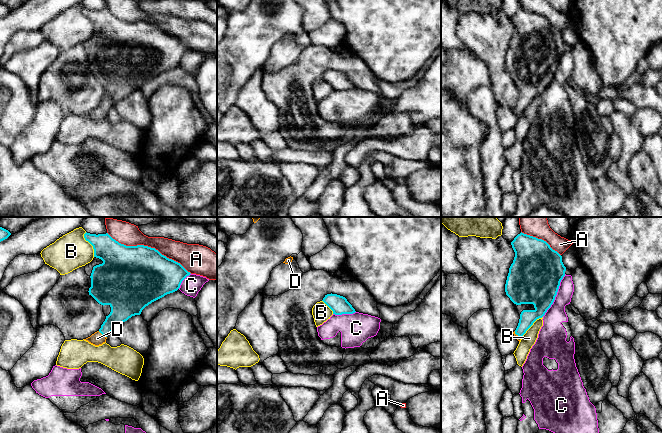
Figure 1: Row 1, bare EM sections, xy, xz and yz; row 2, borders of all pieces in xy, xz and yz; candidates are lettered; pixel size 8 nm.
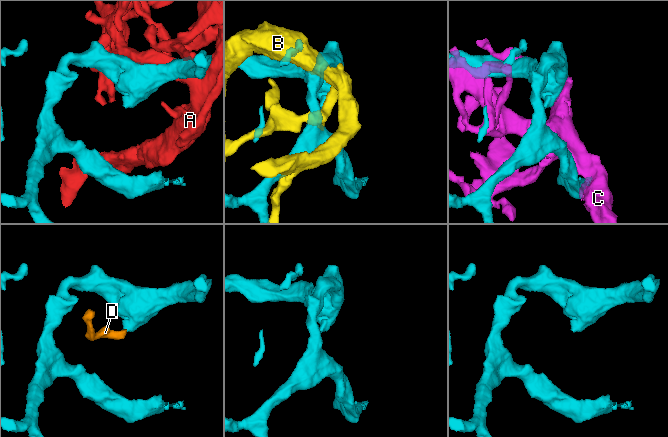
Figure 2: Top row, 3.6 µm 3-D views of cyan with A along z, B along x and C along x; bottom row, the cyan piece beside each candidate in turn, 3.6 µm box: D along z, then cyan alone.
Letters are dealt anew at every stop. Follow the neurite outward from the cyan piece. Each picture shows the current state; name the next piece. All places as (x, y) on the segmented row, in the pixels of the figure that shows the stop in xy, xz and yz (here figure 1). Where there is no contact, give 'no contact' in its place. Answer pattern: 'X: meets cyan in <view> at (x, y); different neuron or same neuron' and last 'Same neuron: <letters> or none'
A: meets cyan in xy at (149, 247); different neuron
B: meets cyan in xy at (90, 243); different neuron
C: meets cyan in yz at (556, 294); different neuron
D: meets cyan in xy at (102, 334); same neuron
Same neuron: D

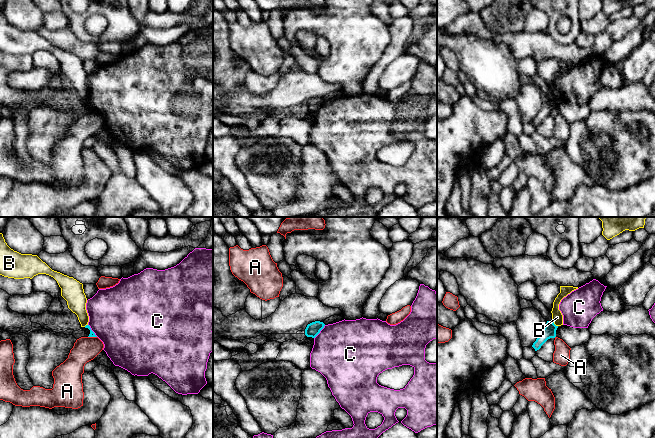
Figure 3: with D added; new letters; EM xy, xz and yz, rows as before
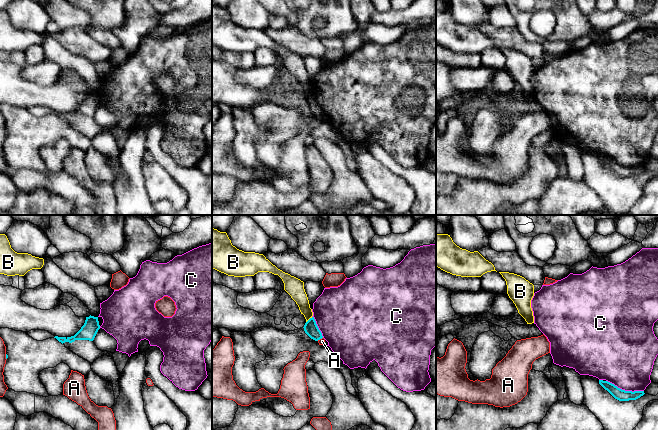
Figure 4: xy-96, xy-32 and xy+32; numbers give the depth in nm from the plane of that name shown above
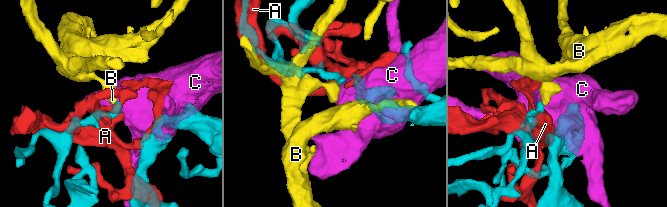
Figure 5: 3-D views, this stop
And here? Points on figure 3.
A: meets cyan in xy at (92, 336); different neuron
B: meets cyan in yz at (553, 323); different neuron
C: meets cyan in xz at (319, 332); different neuron
Same neuron: none

